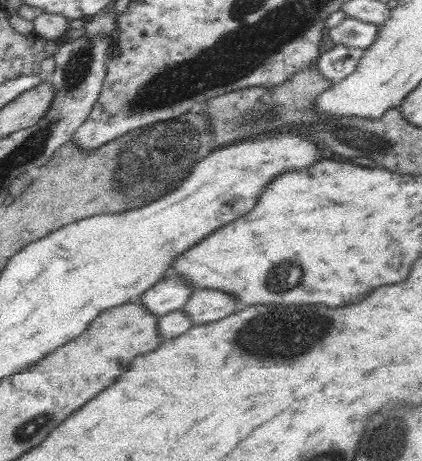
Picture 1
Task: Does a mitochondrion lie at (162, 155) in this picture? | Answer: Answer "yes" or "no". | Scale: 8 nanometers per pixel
yes

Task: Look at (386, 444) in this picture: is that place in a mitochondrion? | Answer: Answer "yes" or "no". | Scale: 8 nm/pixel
yes

